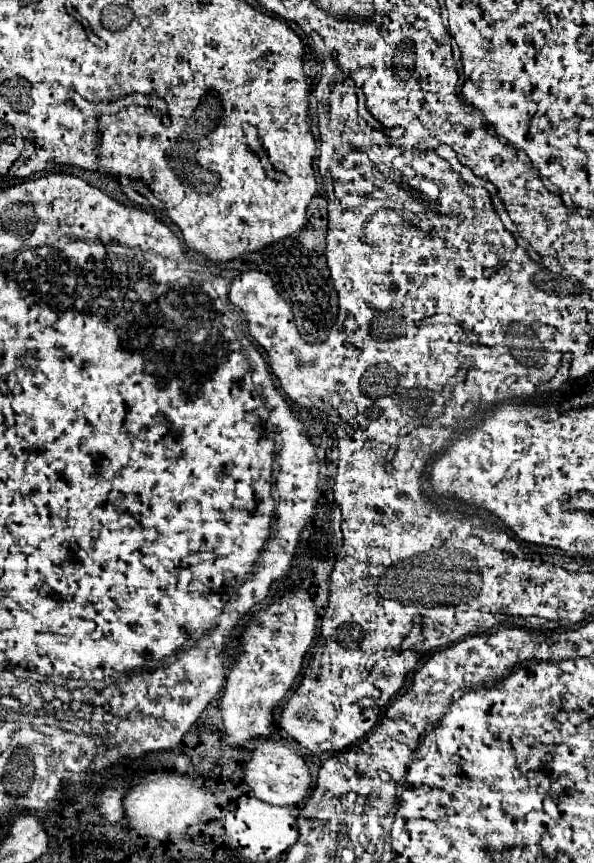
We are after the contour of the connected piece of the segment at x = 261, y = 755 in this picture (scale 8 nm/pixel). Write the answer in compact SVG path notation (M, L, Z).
M266 738L260 746L252 750L250 762L244 770L244 782L248 784L256 796L264 796L260 800L276 804L276 806L292 806L306 798L312 786L312 776L306 766L306 760L282 740Z

